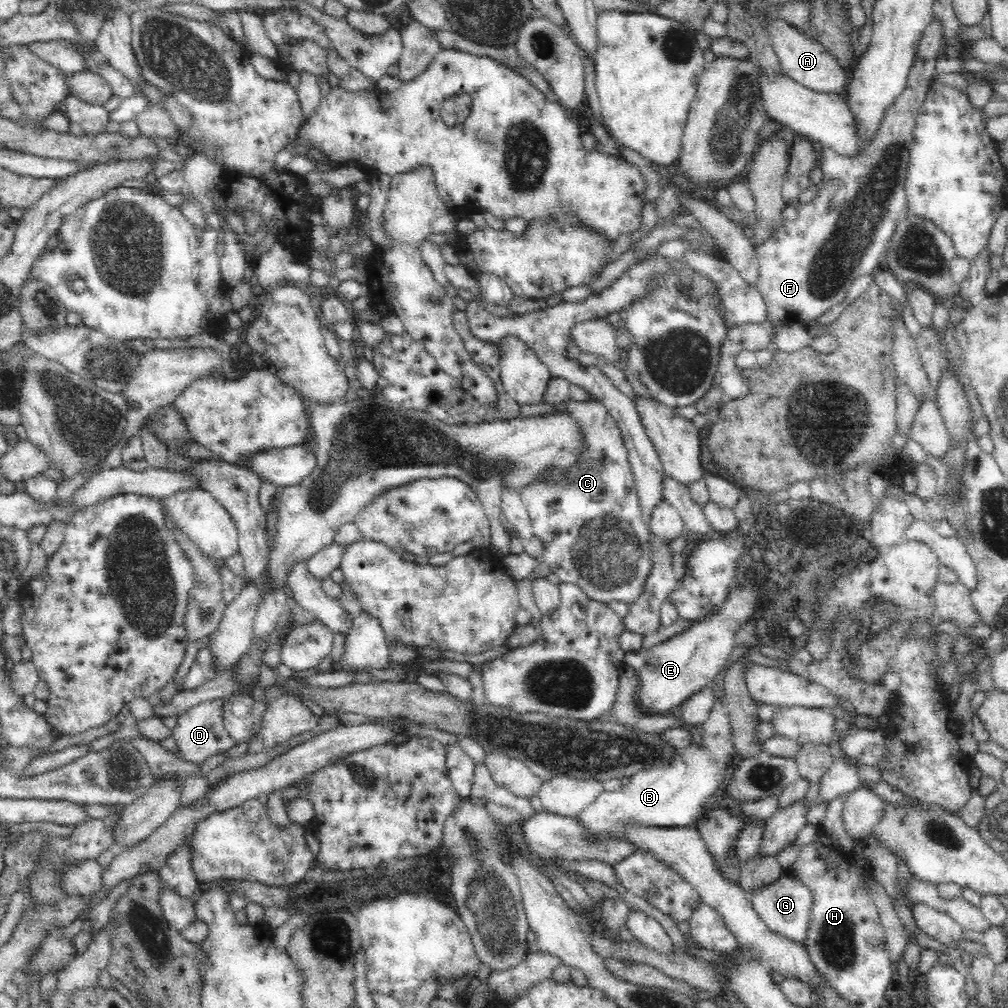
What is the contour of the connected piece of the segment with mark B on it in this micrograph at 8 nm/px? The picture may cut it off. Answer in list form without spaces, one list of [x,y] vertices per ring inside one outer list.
[[[715,698],[714,708],[712,708],[712,716],[702,724],[701,745],[692,742],[692,746],[688,748],[678,749],[678,757],[674,764],[670,764],[671,768],[650,768],[650,770],[642,770],[638,774],[634,774],[629,779],[629,784],[621,786],[615,791],[602,791],[598,796],[582,809],[582,812],[575,816],[575,822],[579,824],[579,828],[588,835],[588,841],[592,845],[602,845],[603,843],[618,843],[619,841],[628,840],[628,834],[634,826],[654,826],[658,829],[674,829],[676,827],[691,826],[693,820],[708,802],[712,802],[712,796],[719,792],[726,782],[727,769],[731,765],[734,756],[734,744],[732,741],[731,727],[727,719],[727,711],[722,699]]]

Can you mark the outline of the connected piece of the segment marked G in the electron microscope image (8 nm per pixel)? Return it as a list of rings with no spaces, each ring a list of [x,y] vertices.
[[[785,873],[770,887],[758,891],[750,898],[759,918],[768,925],[770,930],[805,947],[808,940],[808,926],[815,906],[813,891],[790,873]]]

